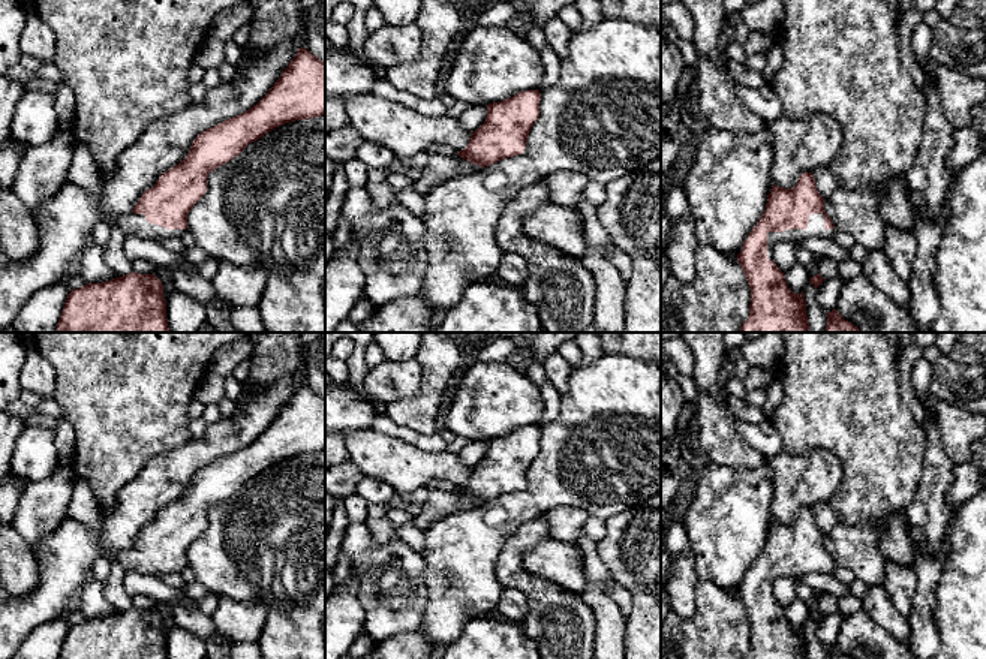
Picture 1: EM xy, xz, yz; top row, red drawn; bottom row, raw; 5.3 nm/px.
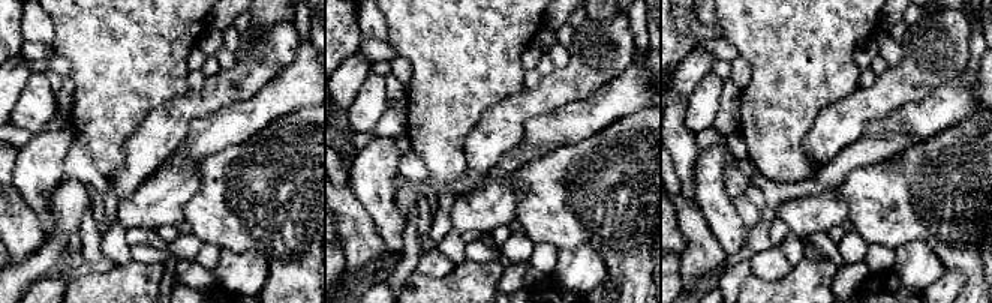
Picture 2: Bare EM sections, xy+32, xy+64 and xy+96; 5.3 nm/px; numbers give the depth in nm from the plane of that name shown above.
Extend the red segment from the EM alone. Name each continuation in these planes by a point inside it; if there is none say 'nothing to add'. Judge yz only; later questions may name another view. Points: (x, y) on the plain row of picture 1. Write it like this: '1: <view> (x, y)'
1: yz (815, 563)

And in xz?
nothing to add

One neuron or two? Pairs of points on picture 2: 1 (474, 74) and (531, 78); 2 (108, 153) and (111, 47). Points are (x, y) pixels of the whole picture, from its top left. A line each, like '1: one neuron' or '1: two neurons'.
1: two neurons
2: one neuron

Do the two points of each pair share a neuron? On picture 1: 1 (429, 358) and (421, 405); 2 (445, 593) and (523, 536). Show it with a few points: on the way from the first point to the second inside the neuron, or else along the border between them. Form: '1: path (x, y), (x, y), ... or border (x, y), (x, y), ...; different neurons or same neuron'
1: path (432, 370), (430, 393); same neuron
2: border (519, 526), (496, 562), (496, 580), (502, 587); different neurons

